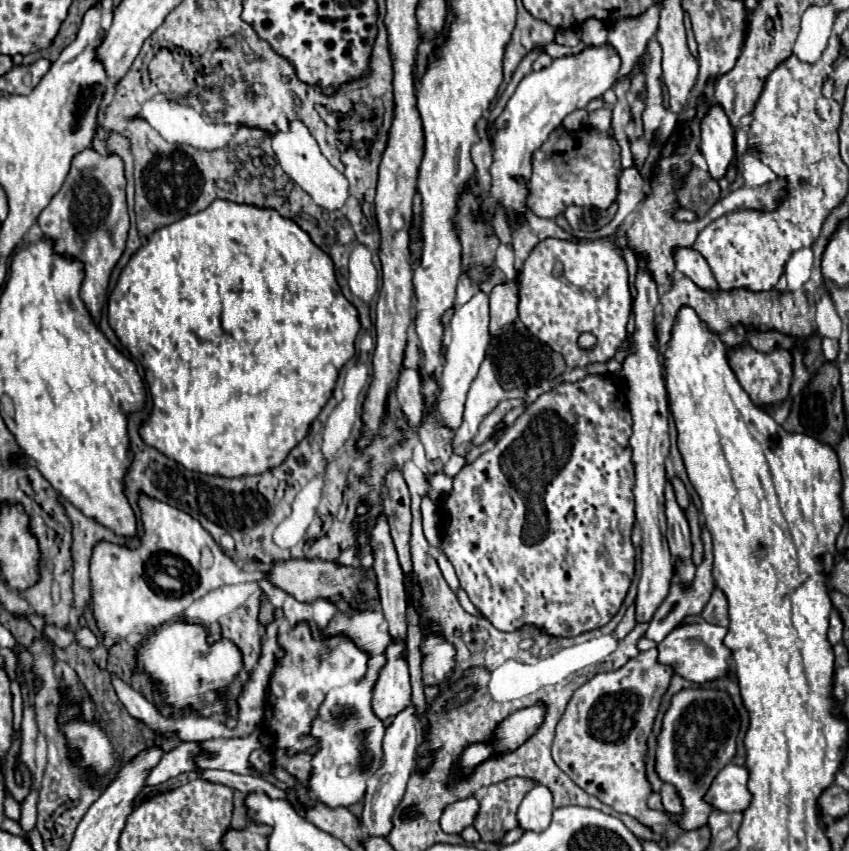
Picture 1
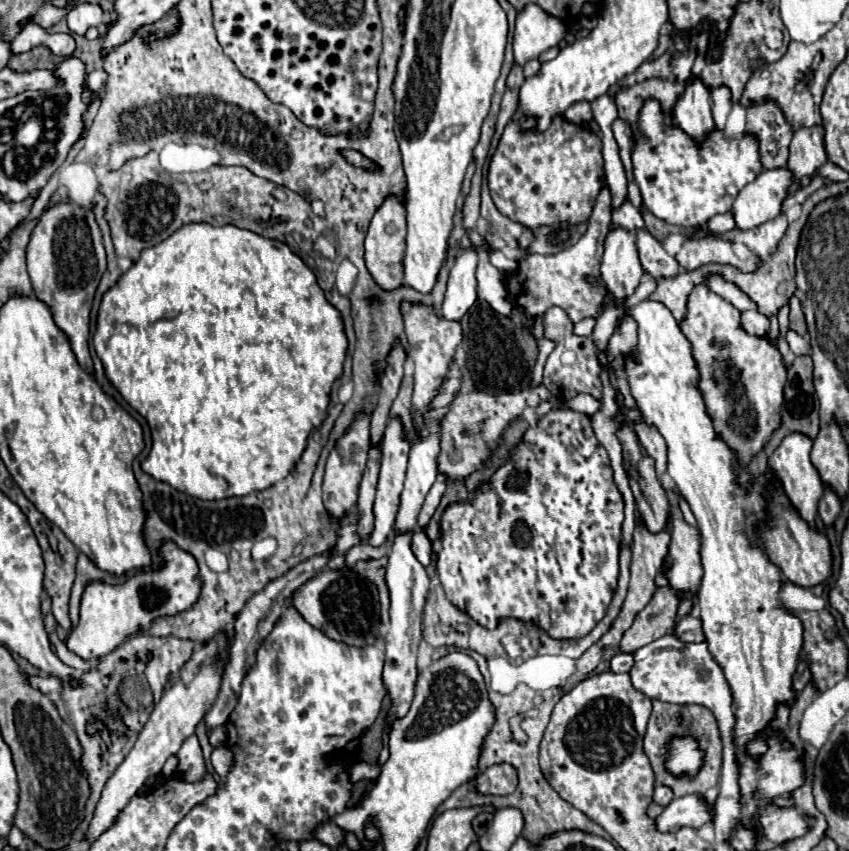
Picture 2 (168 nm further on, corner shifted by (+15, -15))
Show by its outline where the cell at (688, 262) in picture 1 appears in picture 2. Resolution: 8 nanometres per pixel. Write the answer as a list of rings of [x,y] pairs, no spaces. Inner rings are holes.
[[[637,230],[637,248],[643,270],[649,272],[655,280],[679,276],[677,260],[669,256],[647,230]]]

